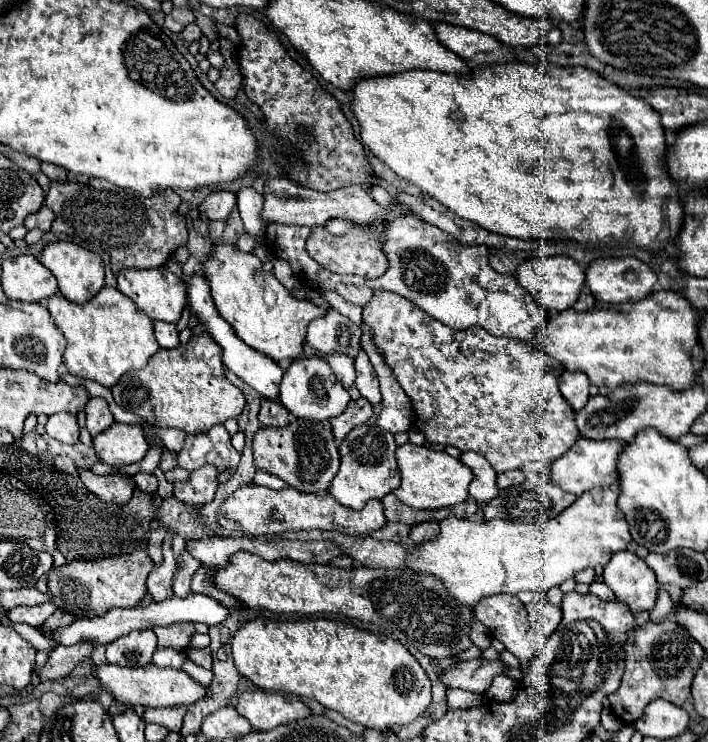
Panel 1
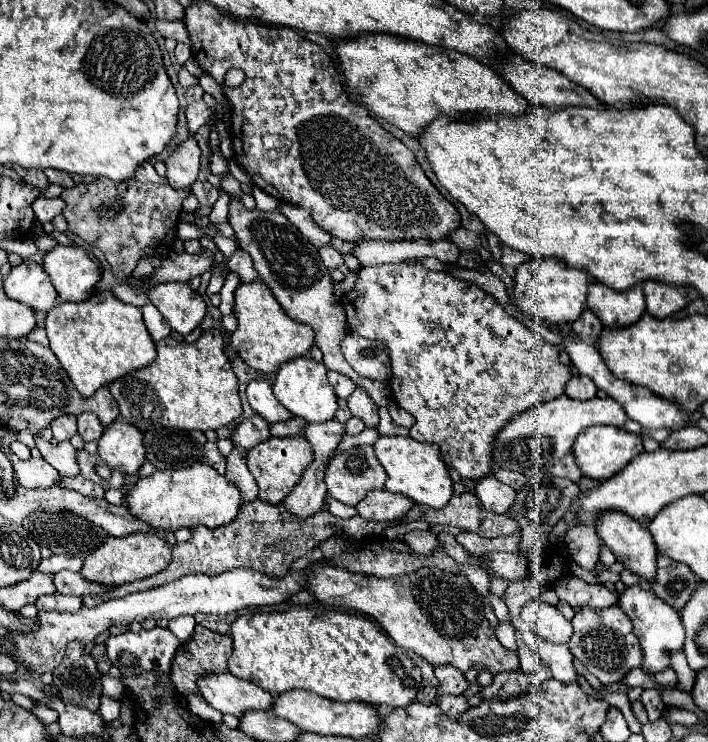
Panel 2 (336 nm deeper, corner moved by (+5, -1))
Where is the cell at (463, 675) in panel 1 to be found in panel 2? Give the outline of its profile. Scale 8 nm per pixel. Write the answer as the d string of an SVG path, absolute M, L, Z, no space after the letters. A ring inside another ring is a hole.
M439 665L435 667L435 677L439 681L439 695L463 695L469 689L469 681L465 673L455 669L453 665Z

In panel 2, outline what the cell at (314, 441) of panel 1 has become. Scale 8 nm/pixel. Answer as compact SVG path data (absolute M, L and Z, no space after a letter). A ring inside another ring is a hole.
M303 435L269 437L247 451L247 467L259 485L259 499L271 505L279 505L299 483L305 467L313 461L313 449Z

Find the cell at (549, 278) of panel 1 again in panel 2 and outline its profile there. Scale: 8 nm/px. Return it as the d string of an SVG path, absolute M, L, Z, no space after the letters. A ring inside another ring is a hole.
M531 259L515 269L513 301L519 311L529 313L536 321L571 323L585 309L589 275L581 269L567 269L559 259Z

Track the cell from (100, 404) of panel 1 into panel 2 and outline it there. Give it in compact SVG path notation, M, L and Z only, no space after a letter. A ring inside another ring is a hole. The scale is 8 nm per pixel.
M81 413L77 417L77 425L79 425L79 435L83 437L83 441L97 441L103 435L103 425L93 413Z

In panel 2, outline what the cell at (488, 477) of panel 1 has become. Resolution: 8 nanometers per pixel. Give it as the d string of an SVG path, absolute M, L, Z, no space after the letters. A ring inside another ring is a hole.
M483 477L475 483L475 495L481 499L483 507L493 513L505 513L515 499L515 491L509 485L503 485L495 477Z

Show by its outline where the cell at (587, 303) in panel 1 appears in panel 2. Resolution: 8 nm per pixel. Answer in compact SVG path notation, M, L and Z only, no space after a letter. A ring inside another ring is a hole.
M585 309L585 313L581 313L581 317L577 321L573 321L571 327L581 337L597 337L601 333L601 329L603 329L601 321L597 321L595 313L589 311L589 309Z

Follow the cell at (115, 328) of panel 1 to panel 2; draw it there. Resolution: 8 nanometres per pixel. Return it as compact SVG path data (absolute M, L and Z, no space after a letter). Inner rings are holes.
M97 291L83 303L57 303L45 319L45 331L51 341L51 351L57 355L61 367L83 397L93 395L99 387L109 385L113 379L123 377L129 371L141 369L155 361L155 343L145 329L141 311L129 303L117 299L111 291Z

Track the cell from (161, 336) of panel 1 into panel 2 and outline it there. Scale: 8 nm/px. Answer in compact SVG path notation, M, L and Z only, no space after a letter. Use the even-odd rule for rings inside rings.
M145 305L141 311L143 311L143 319L145 319L145 325L147 325L147 331L149 331L149 335L151 335L151 339L155 343L165 339L165 337L169 337L171 327L153 305Z

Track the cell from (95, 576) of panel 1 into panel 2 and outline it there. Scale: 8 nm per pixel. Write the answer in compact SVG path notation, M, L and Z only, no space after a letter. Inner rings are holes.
M133 533L127 537L109 537L95 553L85 557L85 563L81 567L81 575L93 583L105 585L105 587L117 587L123 583L133 583L139 579L145 579L149 575L155 575L165 569L171 561L171 547L165 543L163 537L153 533Z

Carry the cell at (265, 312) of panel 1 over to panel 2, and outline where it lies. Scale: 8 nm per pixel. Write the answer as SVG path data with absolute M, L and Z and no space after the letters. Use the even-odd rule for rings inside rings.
M261 281L241 283L235 291L235 307L233 315L239 325L231 335L231 347L239 353L239 357L253 369L263 373L277 373L277 369L297 357L309 353L313 345L313 331L307 325L293 321L279 305L279 301L269 293L269 287Z

